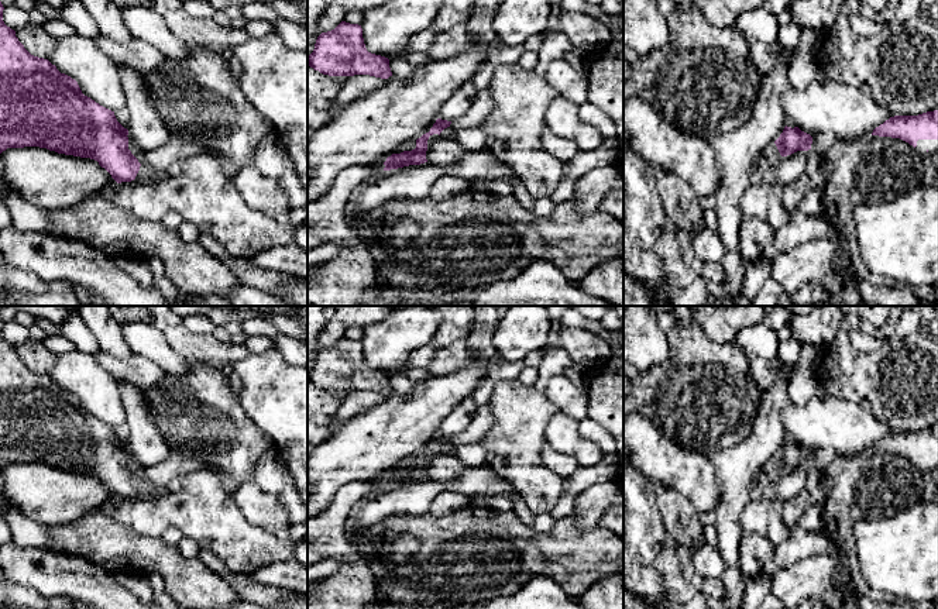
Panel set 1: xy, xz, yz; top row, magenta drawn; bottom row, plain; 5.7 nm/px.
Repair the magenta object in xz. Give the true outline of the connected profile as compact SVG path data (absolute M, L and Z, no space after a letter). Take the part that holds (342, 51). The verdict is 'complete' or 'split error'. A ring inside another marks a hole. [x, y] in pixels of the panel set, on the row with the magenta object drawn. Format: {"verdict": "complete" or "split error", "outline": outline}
{"verdict": "complete", "outline": "M346 21L317 37L307 65L329 76L392 76L389 59L367 51L361 25Z"}

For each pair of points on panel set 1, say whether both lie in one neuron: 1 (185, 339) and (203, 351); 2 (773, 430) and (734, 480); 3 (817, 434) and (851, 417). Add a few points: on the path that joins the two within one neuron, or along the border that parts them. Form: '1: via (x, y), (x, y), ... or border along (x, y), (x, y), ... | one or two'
1: via (189, 343), (193, 347), (199, 347) | one
2: via (762, 443), (738, 467) | one
3: via (825, 426), (842, 425) | one

